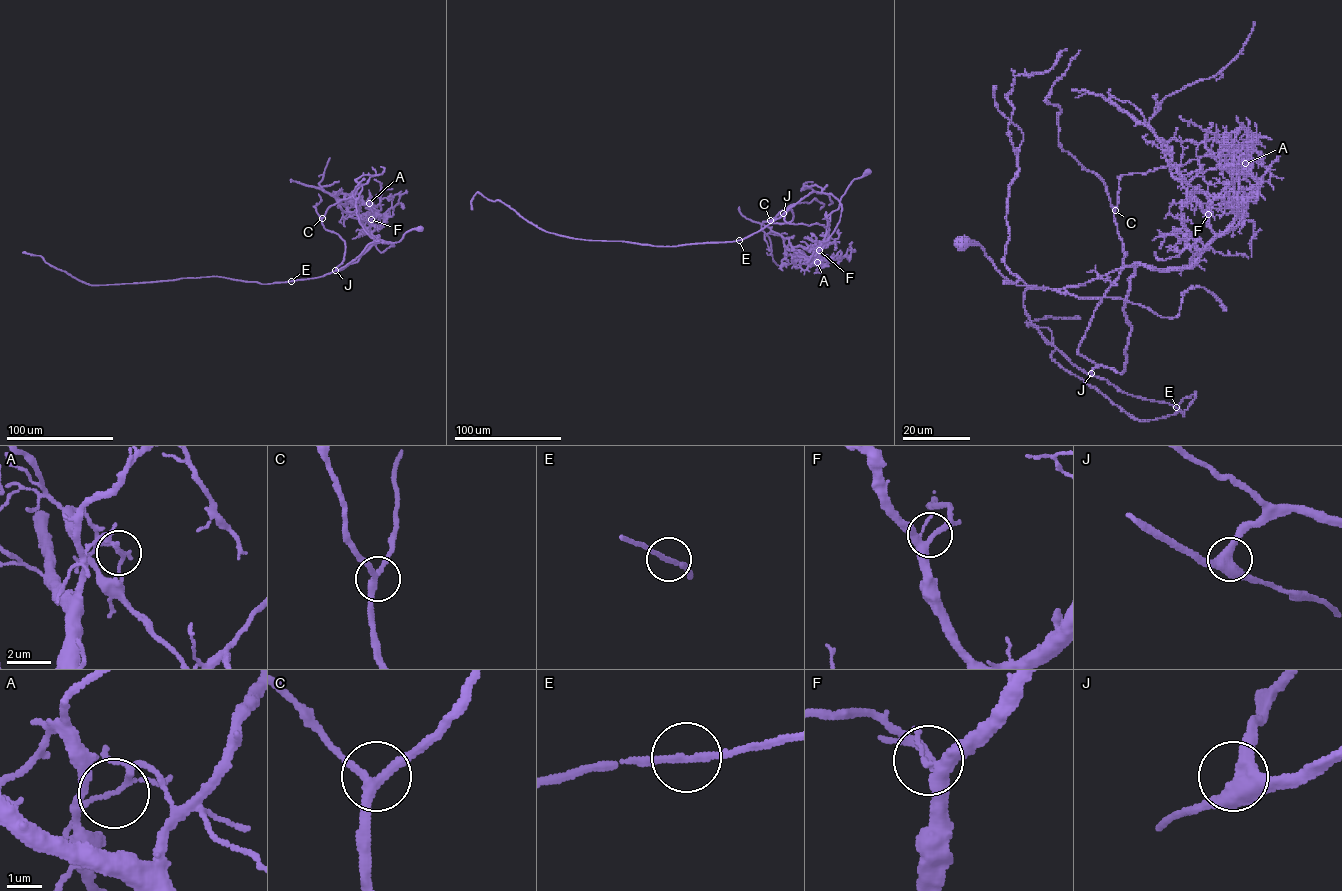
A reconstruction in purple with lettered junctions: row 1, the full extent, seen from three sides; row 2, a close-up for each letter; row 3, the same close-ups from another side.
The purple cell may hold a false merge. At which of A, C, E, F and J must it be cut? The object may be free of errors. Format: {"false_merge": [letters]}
{"false_merge": ["A"]}

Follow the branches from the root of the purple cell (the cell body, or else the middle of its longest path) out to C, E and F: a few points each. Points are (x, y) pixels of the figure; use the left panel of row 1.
C: (420, 229), (406, 232), (399, 242), (370, 243), (336, 270), (345, 241), (324, 228), (322, 218)
E: (420, 229), (406, 232), (399, 242), (370, 243), (355, 259), (323, 276), (291, 281)
F: (420, 229), (408, 231), (399, 242), (391, 243), (372, 234), (371, 219)

